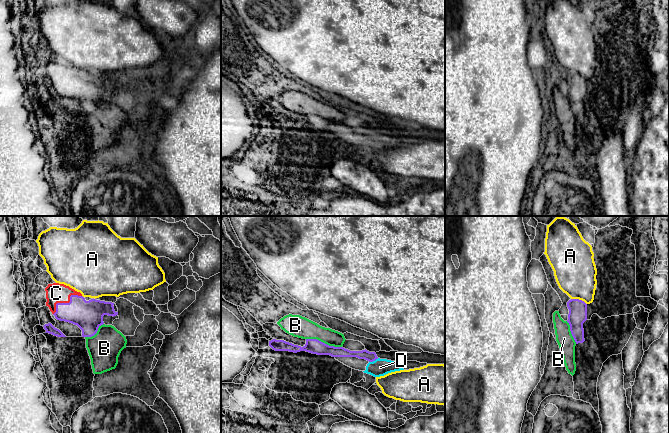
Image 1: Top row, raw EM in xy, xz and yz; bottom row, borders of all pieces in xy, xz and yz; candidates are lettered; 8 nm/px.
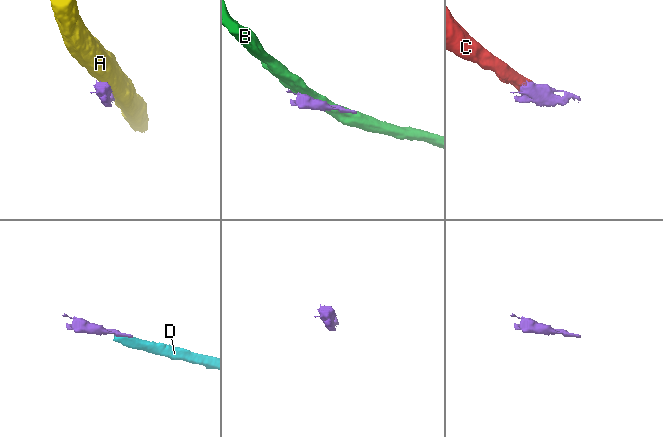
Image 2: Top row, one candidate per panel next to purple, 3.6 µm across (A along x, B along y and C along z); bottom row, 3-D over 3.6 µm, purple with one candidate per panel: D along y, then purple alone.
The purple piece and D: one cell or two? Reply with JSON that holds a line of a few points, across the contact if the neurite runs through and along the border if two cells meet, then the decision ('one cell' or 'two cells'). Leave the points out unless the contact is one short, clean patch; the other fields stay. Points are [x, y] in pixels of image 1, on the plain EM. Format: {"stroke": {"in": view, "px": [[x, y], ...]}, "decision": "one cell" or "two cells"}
{"stroke": {"in": "xz", "px": [[364, 130], [373, 136], [380, 143]]}, "decision": "one cell"}

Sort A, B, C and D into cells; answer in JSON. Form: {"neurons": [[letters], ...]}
{"neurons": [["A"], ["B"], ["C", "D"]]}

